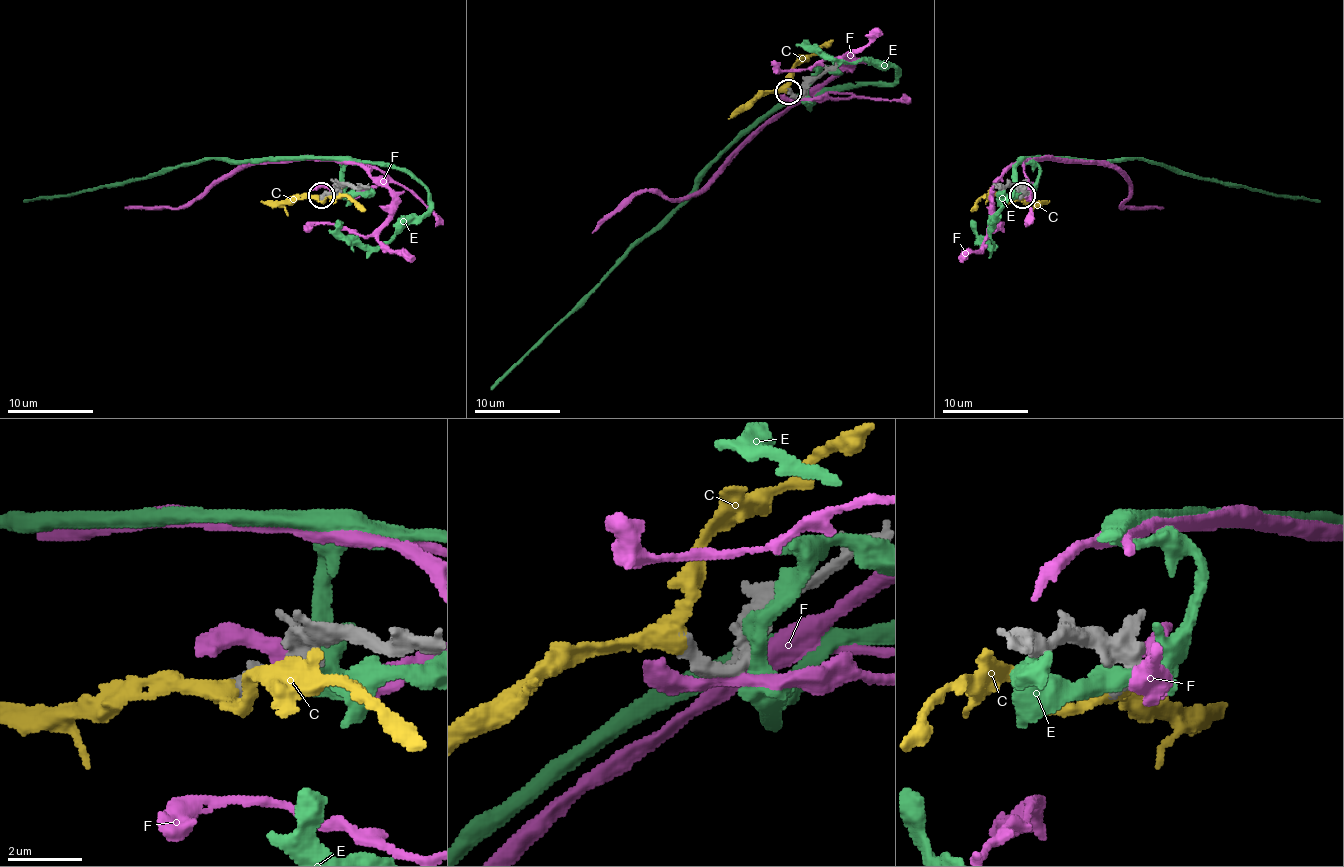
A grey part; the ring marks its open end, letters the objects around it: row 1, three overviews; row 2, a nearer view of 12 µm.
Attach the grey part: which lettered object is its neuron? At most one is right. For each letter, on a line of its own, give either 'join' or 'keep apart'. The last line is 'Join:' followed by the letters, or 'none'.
C: join
E: keep apart
F: keep apart
Join: C

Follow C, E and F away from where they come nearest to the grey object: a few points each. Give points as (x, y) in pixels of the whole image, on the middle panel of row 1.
C: (789, 90), (789, 75), (798, 62), (832, 40)
E: (804, 94), (810, 107), (810, 94), (789, 96), (763, 114), (491, 390)
F: (800, 96), (849, 99), (851, 94), (804, 92), (701, 189), (681, 198), (644, 191), (631, 193), (593, 232)

